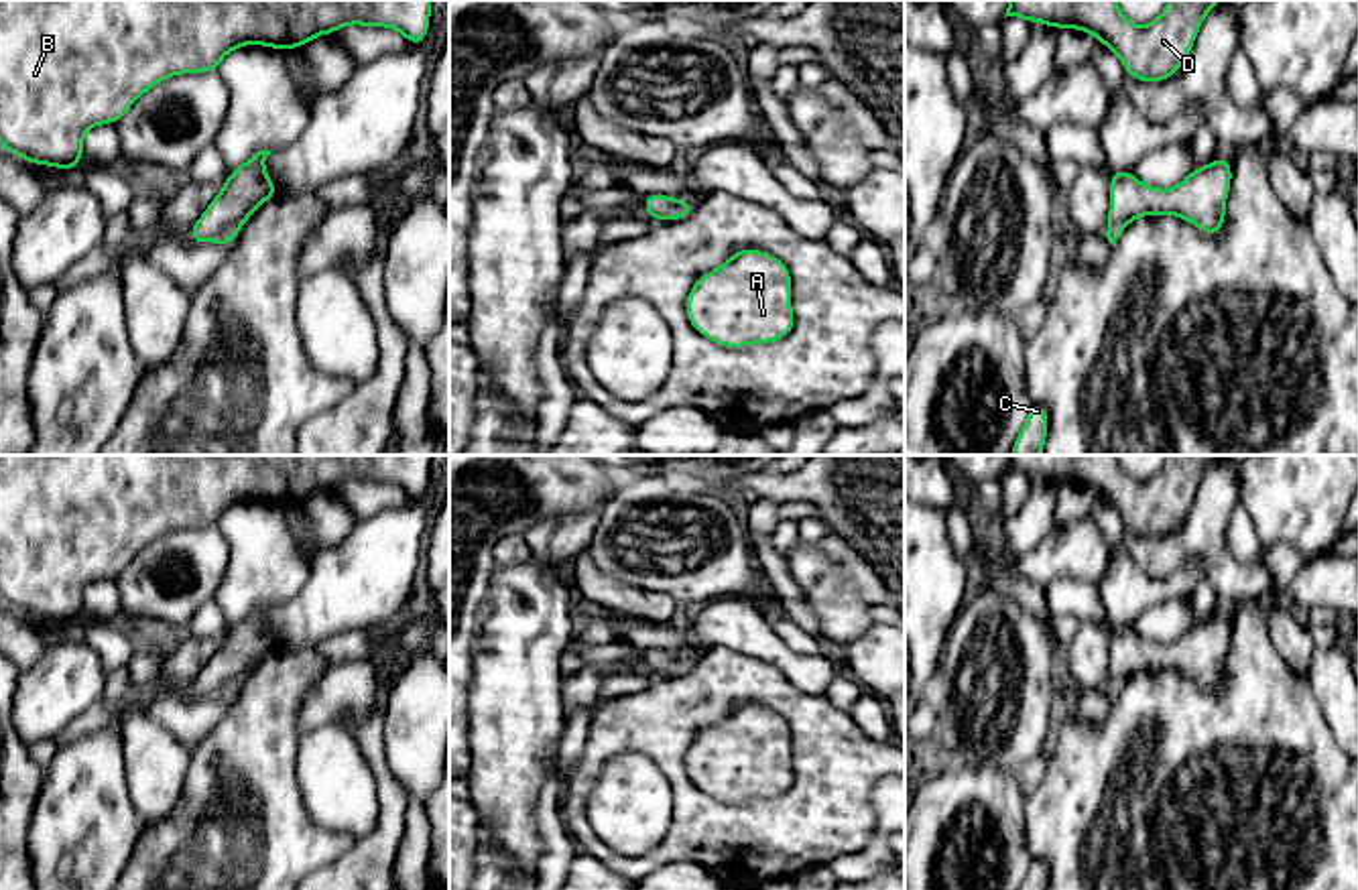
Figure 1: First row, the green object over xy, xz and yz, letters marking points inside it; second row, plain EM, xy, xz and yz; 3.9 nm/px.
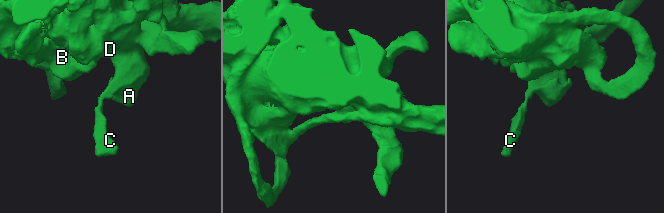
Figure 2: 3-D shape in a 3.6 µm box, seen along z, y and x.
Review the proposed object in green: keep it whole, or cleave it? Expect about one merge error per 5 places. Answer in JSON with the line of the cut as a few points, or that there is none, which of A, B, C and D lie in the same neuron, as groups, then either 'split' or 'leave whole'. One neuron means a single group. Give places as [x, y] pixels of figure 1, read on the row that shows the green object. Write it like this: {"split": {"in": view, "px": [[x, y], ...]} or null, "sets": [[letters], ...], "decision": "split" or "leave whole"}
{"split": null, "sets": [["A", "B", "C", "D"]], "decision": "leave whole"}

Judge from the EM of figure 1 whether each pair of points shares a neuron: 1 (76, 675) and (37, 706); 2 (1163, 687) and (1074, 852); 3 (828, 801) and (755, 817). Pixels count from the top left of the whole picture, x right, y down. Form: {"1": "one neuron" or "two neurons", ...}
{"1": "one neuron", "2": "one neuron", "3": "one neuron"}

